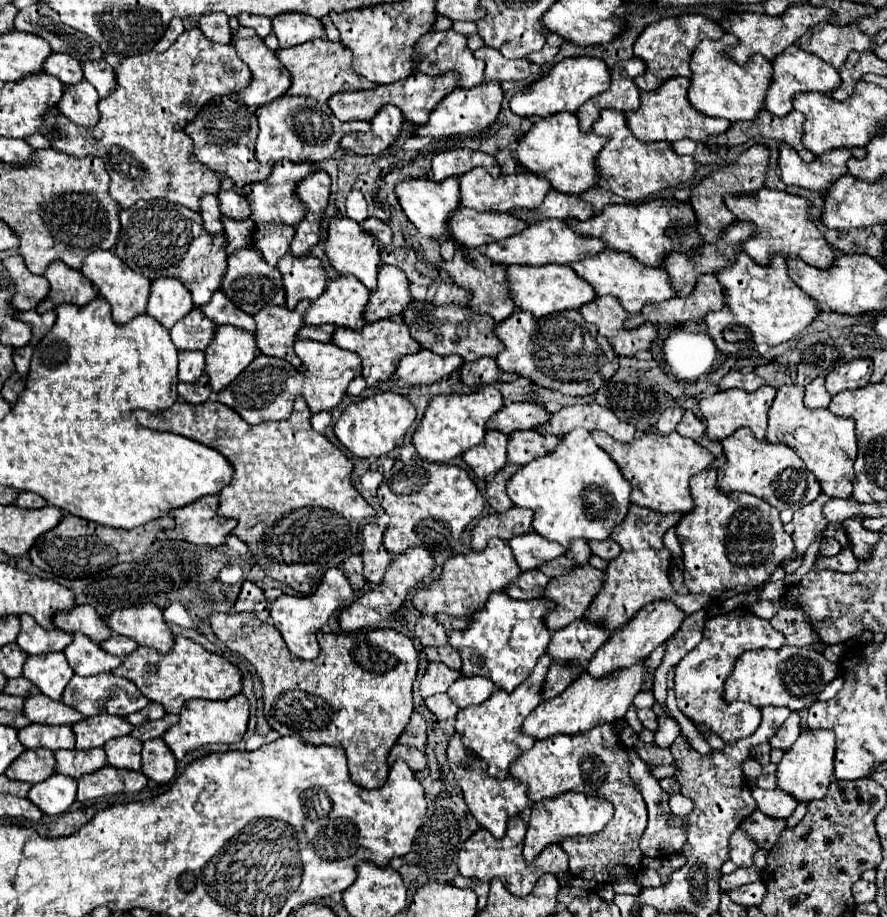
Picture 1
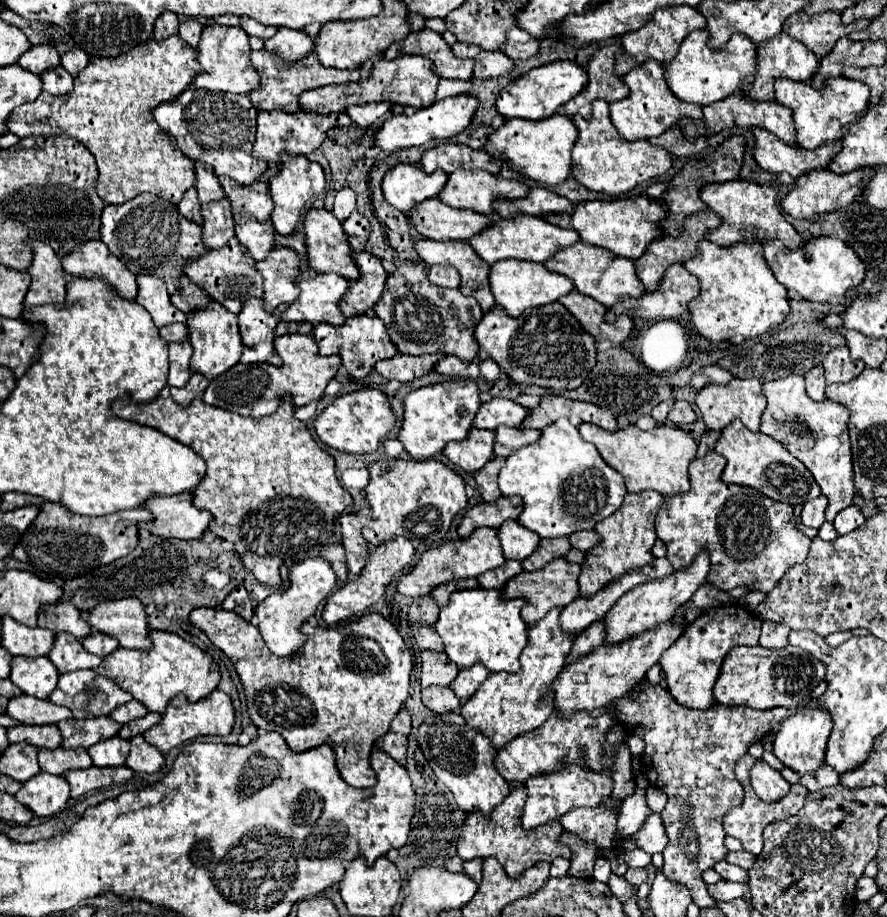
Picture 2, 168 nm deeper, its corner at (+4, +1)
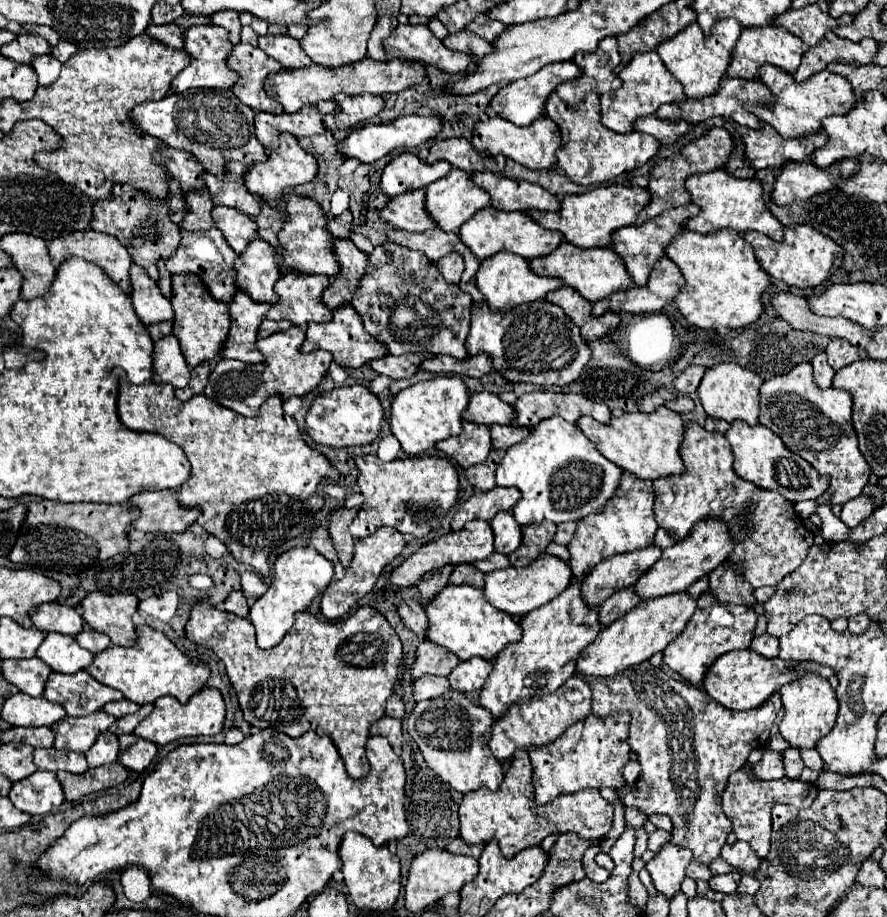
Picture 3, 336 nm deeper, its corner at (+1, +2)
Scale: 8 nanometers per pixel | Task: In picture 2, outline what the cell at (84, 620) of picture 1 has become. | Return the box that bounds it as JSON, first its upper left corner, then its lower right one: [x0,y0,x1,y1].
[39,604,91,640]

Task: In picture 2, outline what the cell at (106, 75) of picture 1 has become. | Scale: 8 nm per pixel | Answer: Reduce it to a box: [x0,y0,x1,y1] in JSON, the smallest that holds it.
[61,48,89,76]

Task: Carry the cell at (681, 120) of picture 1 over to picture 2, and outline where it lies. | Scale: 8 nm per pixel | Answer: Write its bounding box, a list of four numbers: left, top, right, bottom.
[609,60,703,140]

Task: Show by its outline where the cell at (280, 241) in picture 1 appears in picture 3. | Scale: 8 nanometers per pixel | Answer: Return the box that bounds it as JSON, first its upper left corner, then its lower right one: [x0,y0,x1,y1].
[214,207,258,253]

